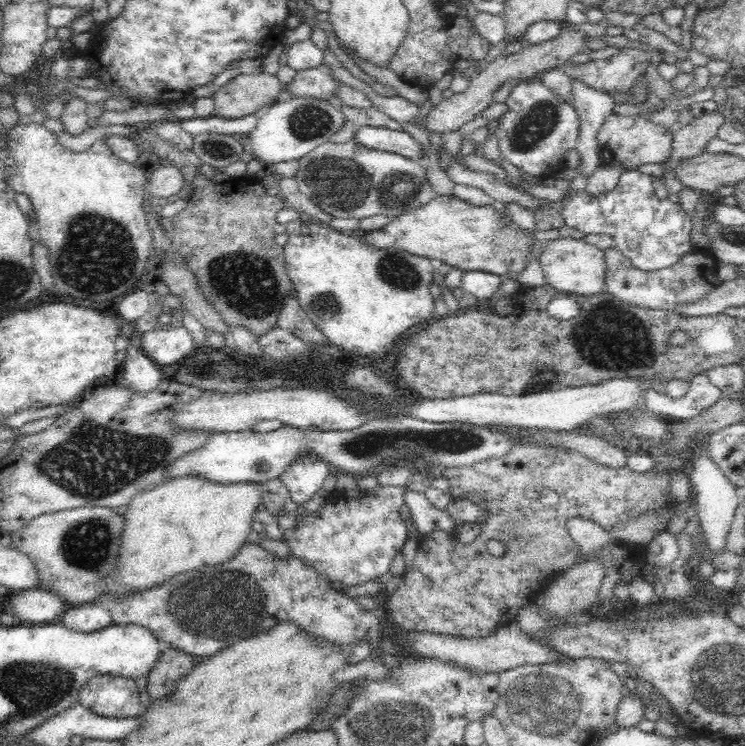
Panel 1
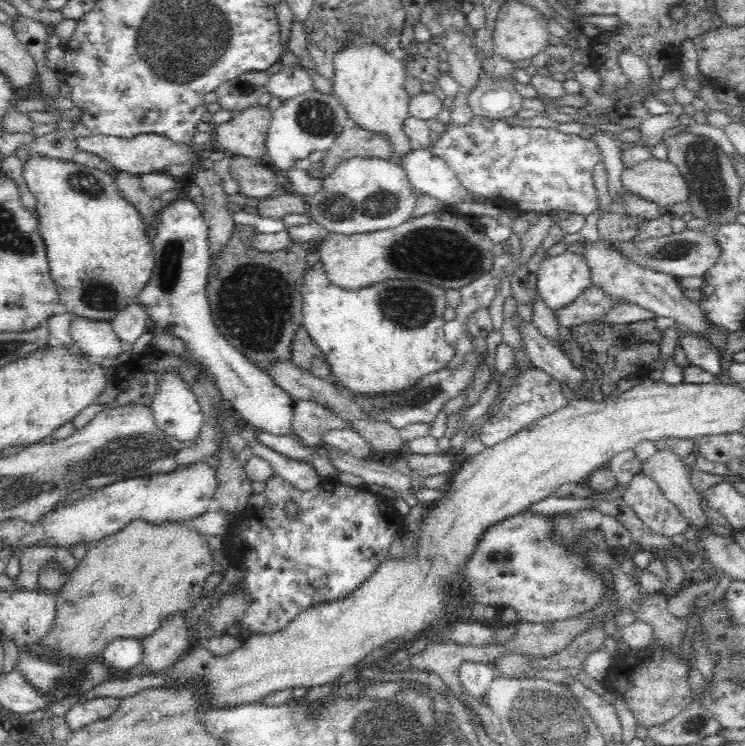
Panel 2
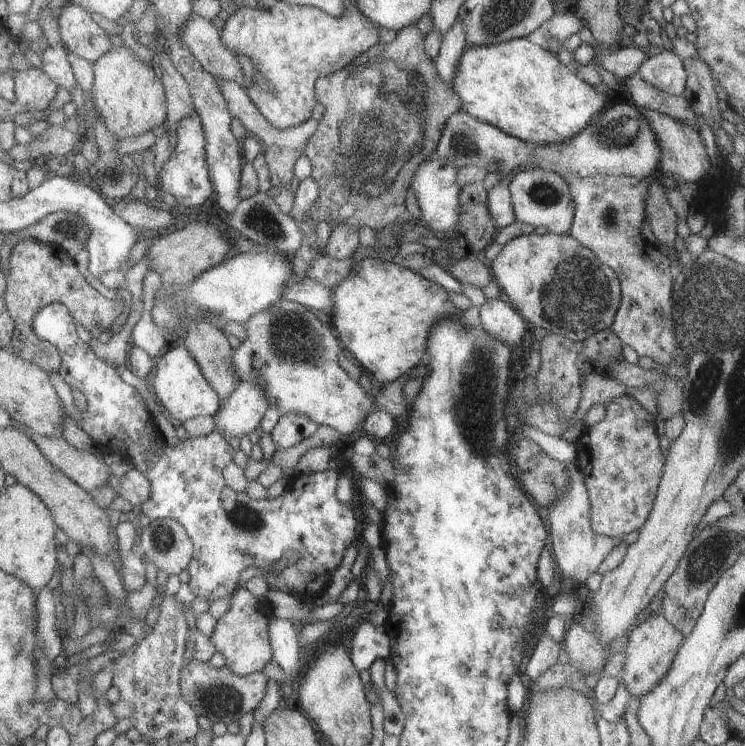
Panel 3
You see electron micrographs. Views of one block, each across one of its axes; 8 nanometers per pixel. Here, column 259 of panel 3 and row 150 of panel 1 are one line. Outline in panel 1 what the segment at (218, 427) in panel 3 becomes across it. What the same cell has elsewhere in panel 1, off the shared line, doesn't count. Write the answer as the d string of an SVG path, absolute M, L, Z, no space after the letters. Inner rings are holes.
M361 126L355 128L353 140L367 148L400 153L417 162L426 161L420 159L420 153L424 149L405 131L394 131L378 126Z

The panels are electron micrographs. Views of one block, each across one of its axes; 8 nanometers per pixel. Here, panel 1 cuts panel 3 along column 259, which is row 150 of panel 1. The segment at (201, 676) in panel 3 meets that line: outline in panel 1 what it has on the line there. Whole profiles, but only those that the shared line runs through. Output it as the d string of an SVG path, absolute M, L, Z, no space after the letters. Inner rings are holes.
M715 111L712 114L696 117L684 128L674 128L673 142L669 156L671 163L677 164L679 160L690 160L699 156L702 149L716 136L718 128L727 123L723 112Z

